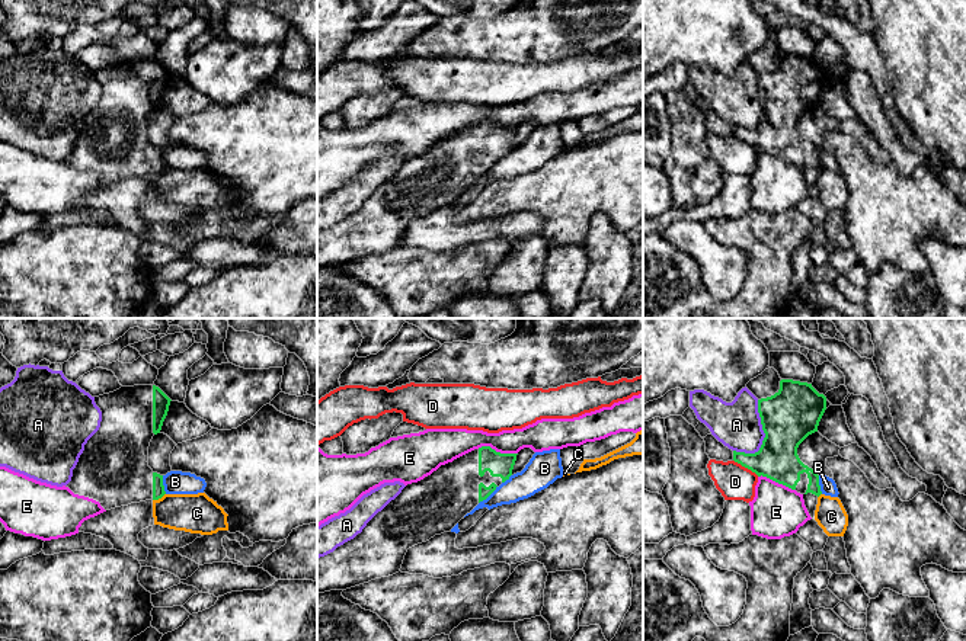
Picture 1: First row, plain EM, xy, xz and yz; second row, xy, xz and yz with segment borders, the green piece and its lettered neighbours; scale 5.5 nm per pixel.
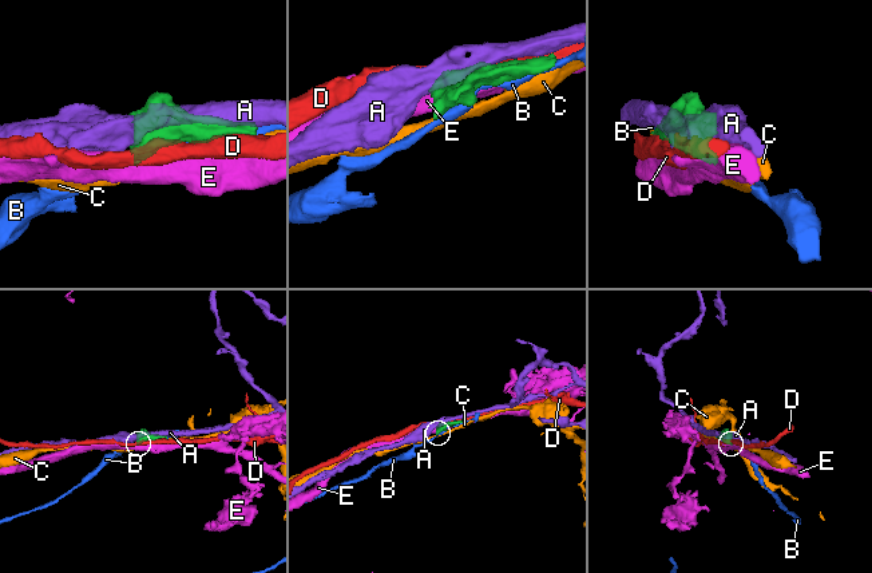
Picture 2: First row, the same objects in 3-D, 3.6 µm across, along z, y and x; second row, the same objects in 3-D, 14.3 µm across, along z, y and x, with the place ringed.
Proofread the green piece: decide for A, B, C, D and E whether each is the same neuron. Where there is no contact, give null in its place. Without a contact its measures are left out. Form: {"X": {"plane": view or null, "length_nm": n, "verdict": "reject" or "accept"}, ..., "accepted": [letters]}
{"A": {"plane": "yz", "length_nm": 320, "verdict": "reject"}, "B": {"plane": "xz", "length_nm": 140, "verdict": "reject"}, "C": {"plane": "xy", "length_nm": 80, "verdict": "reject"}, "D": {"plane": "yz", "length_nm": 170, "verdict": "reject"}, "E": {"plane": "xz", "length_nm": 220, "verdict": "reject"}, "accepted": []}

